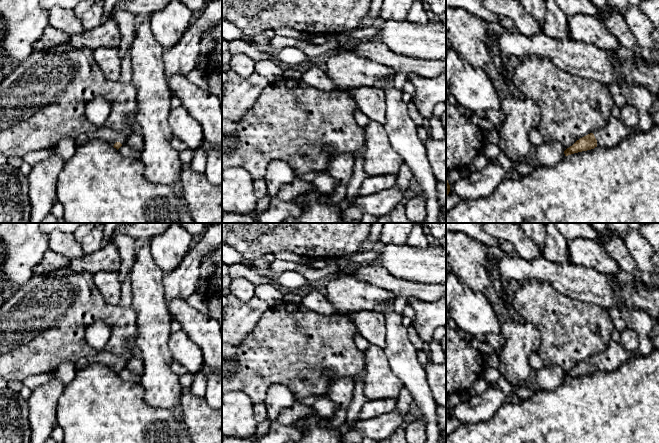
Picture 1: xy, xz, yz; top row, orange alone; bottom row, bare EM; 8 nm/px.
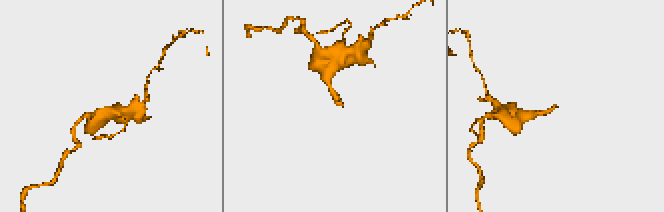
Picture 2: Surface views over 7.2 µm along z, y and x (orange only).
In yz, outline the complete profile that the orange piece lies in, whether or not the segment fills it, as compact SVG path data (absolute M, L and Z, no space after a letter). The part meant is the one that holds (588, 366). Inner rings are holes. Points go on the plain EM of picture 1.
M610 340L608 347L598 354L590 357L564 375L565 380L594 373L595 371L612 372L625 364L632 354L620 342Z

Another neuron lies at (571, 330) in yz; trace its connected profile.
M541 280L521 283L515 293L513 307L524 322L533 324L541 335L538 353L544 367L558 366L569 372L580 362L606 350L614 324L608 309L593 303L572 299Z

